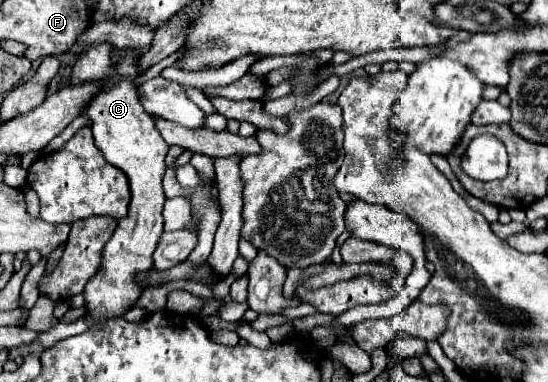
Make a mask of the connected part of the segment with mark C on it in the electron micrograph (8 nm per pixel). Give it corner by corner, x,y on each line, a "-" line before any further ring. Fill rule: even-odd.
115,77
111,87
103,87
95,93
89,103
83,107
81,115
91,119
91,129
95,145
103,151
105,159
119,167
131,185
131,203
125,219
119,219
119,225
111,241
103,249
101,269
85,285
85,307
89,315
89,325
99,325
107,317
121,317
139,297
143,285
135,281
135,273
147,271
153,267
153,251
163,233
163,187
161,179
165,173
165,155
169,145
163,141
159,131
153,125
153,119
145,113
137,85
131,77

